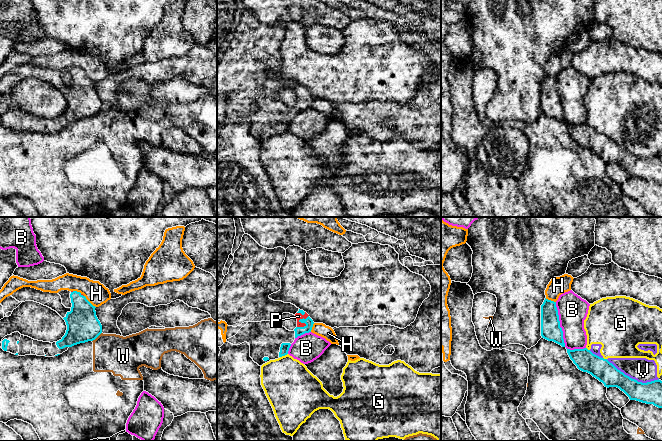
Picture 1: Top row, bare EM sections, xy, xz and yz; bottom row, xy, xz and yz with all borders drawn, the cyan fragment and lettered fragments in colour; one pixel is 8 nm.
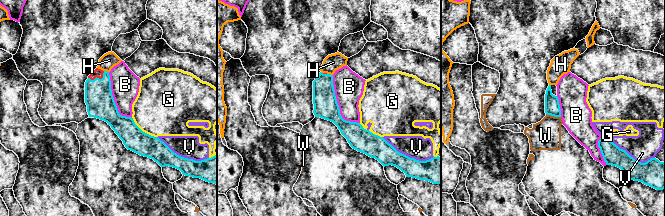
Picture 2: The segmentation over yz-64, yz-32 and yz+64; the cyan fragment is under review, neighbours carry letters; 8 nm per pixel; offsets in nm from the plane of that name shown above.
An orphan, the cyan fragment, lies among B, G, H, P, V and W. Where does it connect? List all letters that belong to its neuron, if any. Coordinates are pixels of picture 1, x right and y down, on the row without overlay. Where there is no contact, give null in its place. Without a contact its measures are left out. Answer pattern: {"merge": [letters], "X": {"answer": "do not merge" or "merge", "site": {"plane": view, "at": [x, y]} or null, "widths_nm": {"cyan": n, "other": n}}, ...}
{"merge": ["P"], "B": {"answer": "do not merge", "site": {"plane": "yz", "at": [562, 110]}, "widths_nm": {"cyan": 160, "other": 240}}, "G": {"answer": "do not merge", "site": {"plane": "xz", "at": [283, 131]}, "widths_nm": {"cyan": 70, "other": 400}}, "H": {"answer": "do not merge", "site": {"plane": "xy", "at": [88, 77]}, "widths_nm": {"cyan": 260, "other": 180}}, "P": {"answer": "merge", "site": {"plane": "xz", "at": [302, 98]}, "widths_nm": {"cyan": 70, "other": 50}}, "V": {"answer": "do not merge", "site": {"plane": "yz", "at": [631, 154]}, "widths_nm": {"cyan": 180, "other": 190}}, "W": {"answer": "do not merge", "site": {"plane": "xy", "at": [96, 113]}, "widths_nm": {"cyan": 260, "other": 300}}}

